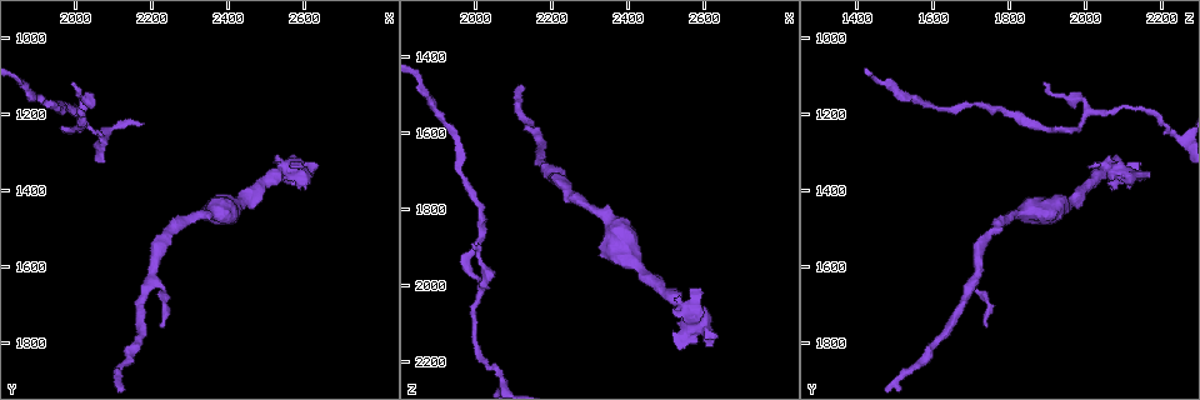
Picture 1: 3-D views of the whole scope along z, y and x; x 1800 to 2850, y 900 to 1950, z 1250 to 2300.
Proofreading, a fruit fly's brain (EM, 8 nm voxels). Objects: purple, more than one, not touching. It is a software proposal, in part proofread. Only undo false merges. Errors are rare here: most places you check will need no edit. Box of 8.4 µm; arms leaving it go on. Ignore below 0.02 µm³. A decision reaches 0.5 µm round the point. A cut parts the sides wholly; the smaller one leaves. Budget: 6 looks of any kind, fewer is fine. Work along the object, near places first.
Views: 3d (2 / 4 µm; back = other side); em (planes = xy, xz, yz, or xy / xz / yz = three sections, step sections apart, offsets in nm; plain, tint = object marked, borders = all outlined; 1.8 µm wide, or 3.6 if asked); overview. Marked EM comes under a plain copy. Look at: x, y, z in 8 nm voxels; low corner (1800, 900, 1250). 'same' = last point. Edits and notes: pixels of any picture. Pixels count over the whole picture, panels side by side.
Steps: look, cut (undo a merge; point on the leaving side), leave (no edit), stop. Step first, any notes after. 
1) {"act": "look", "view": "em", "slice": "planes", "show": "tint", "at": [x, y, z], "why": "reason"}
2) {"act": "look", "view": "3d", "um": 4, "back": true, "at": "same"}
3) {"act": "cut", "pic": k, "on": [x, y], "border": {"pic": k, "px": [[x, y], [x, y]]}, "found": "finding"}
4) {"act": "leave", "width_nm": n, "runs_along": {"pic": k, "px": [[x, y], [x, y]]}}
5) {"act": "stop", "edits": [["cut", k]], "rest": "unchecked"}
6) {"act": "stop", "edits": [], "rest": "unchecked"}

{"act": "look", "view": "em", "slice": "planes", "show": "tint", "at": [2010, 1200, 2000], "why": "abrupt turn"}

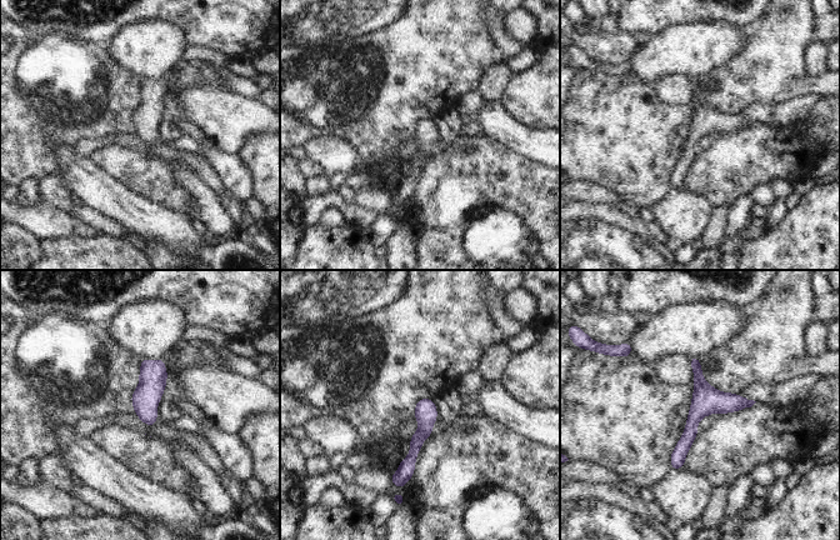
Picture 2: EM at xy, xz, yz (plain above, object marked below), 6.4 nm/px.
{"act": "leave", "runs_along": {"pic": 2, "px": [[694, 359], [699, 409], [675, 466]]}, "found": "continuous, no second neuron"}

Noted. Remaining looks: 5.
{"act": "look", "view": "3d", "um": 4, "at": [2375, 1450, 1855], "why": "calibre changes"}

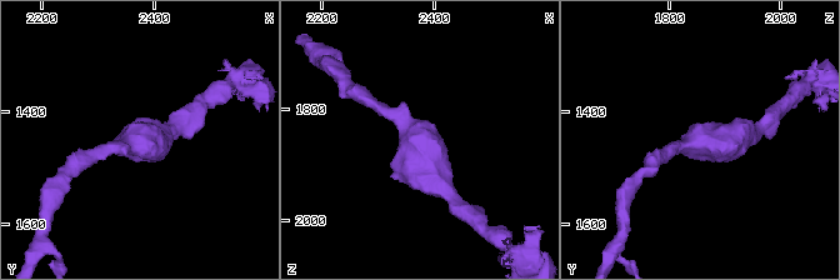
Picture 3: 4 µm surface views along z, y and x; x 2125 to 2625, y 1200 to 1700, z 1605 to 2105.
{"act": "look", "view": "em", "um": 3.6, "slice": "yz", "step": 16, "show": "tint", "at": [2370, 1445, 1850], "arm_widths_nm": [200, 280], "why": "need the tissue"}

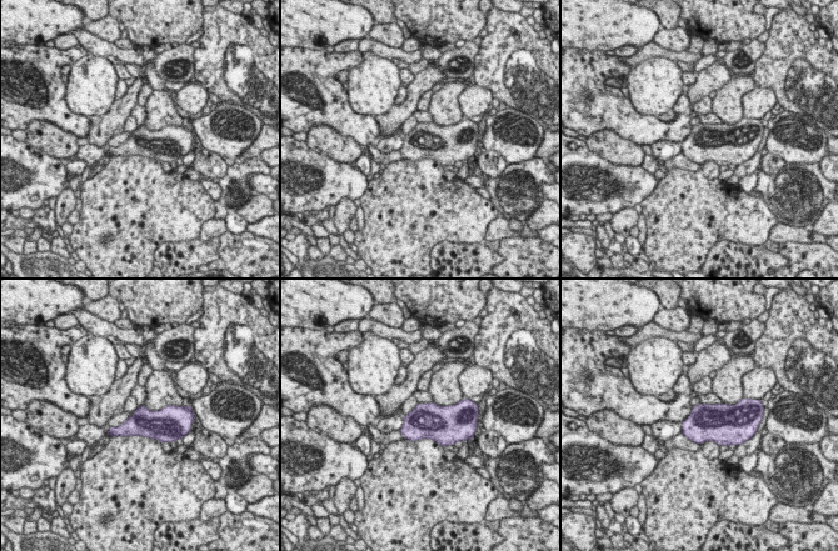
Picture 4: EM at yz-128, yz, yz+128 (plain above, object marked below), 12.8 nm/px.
{"act": "look", "view": "em", "um": 3.6, "slice": "planes", "show": "tint", "at": "same", "why": "cut it another way"}

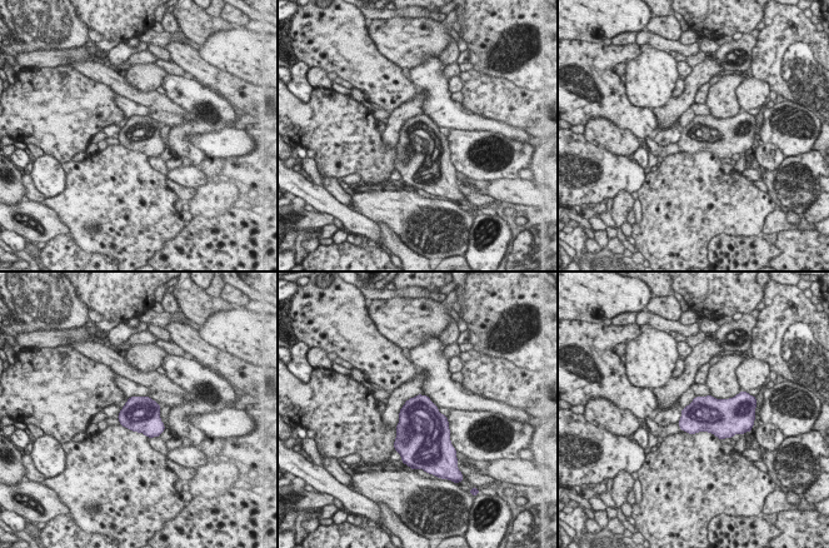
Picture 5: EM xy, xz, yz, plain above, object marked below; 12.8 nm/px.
{"act": "leave", "found": "continuous, no second neuron"}

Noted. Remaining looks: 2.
{"act": "look", "view": "em", "slice": "xy", "step": 4, "show": "tint", "at": [2580, 1360, 2090], "why": "abrupt turn"}

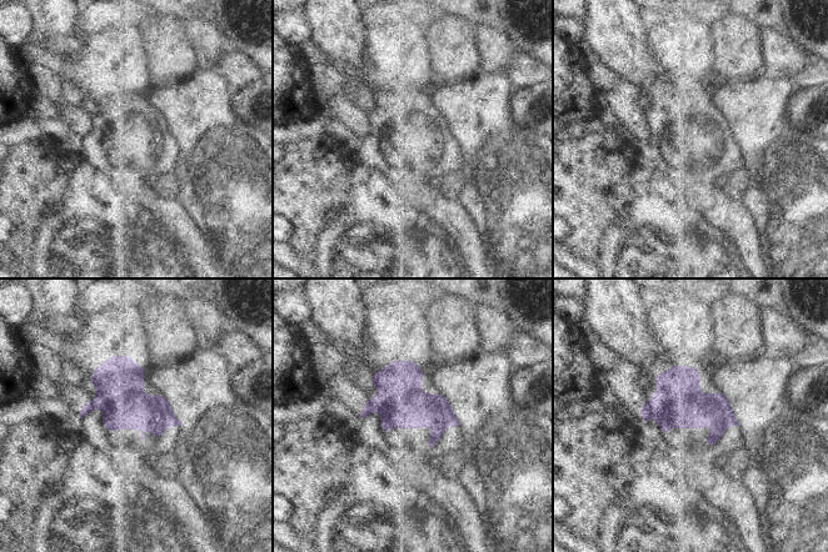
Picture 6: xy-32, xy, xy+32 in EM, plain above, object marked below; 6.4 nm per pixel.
{"act": "look", "view": "em", "slice": "planes", "show": "borders", "at": "same", "why": "cut it another way"}

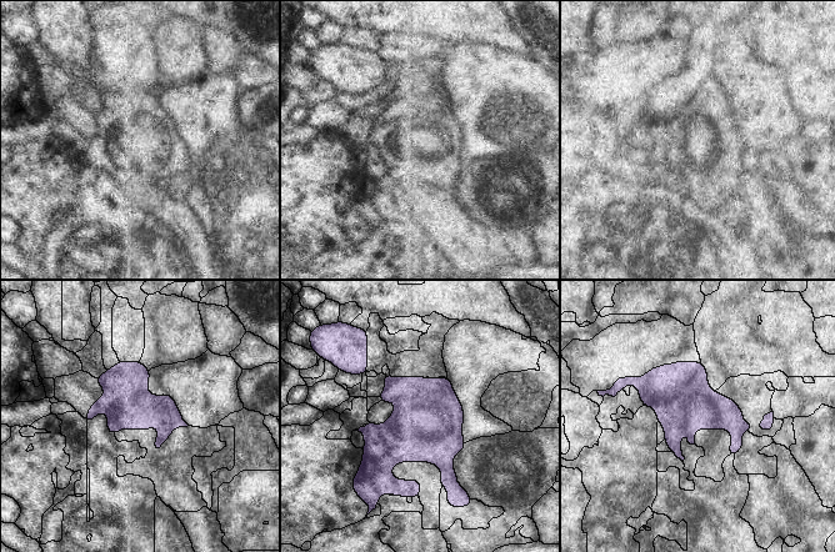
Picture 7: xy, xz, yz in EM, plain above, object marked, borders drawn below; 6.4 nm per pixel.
{"act": "cut", "pic": 7, "on": [709, 410], "width_nm": 320, "border": {"pic": 7, "px": [[709, 389], [653, 407]]}, "found": "two neurons meet here"}

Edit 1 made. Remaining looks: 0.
{"act": "stop", "edits": [["cut", 7]], "rest": "unchecked"}

